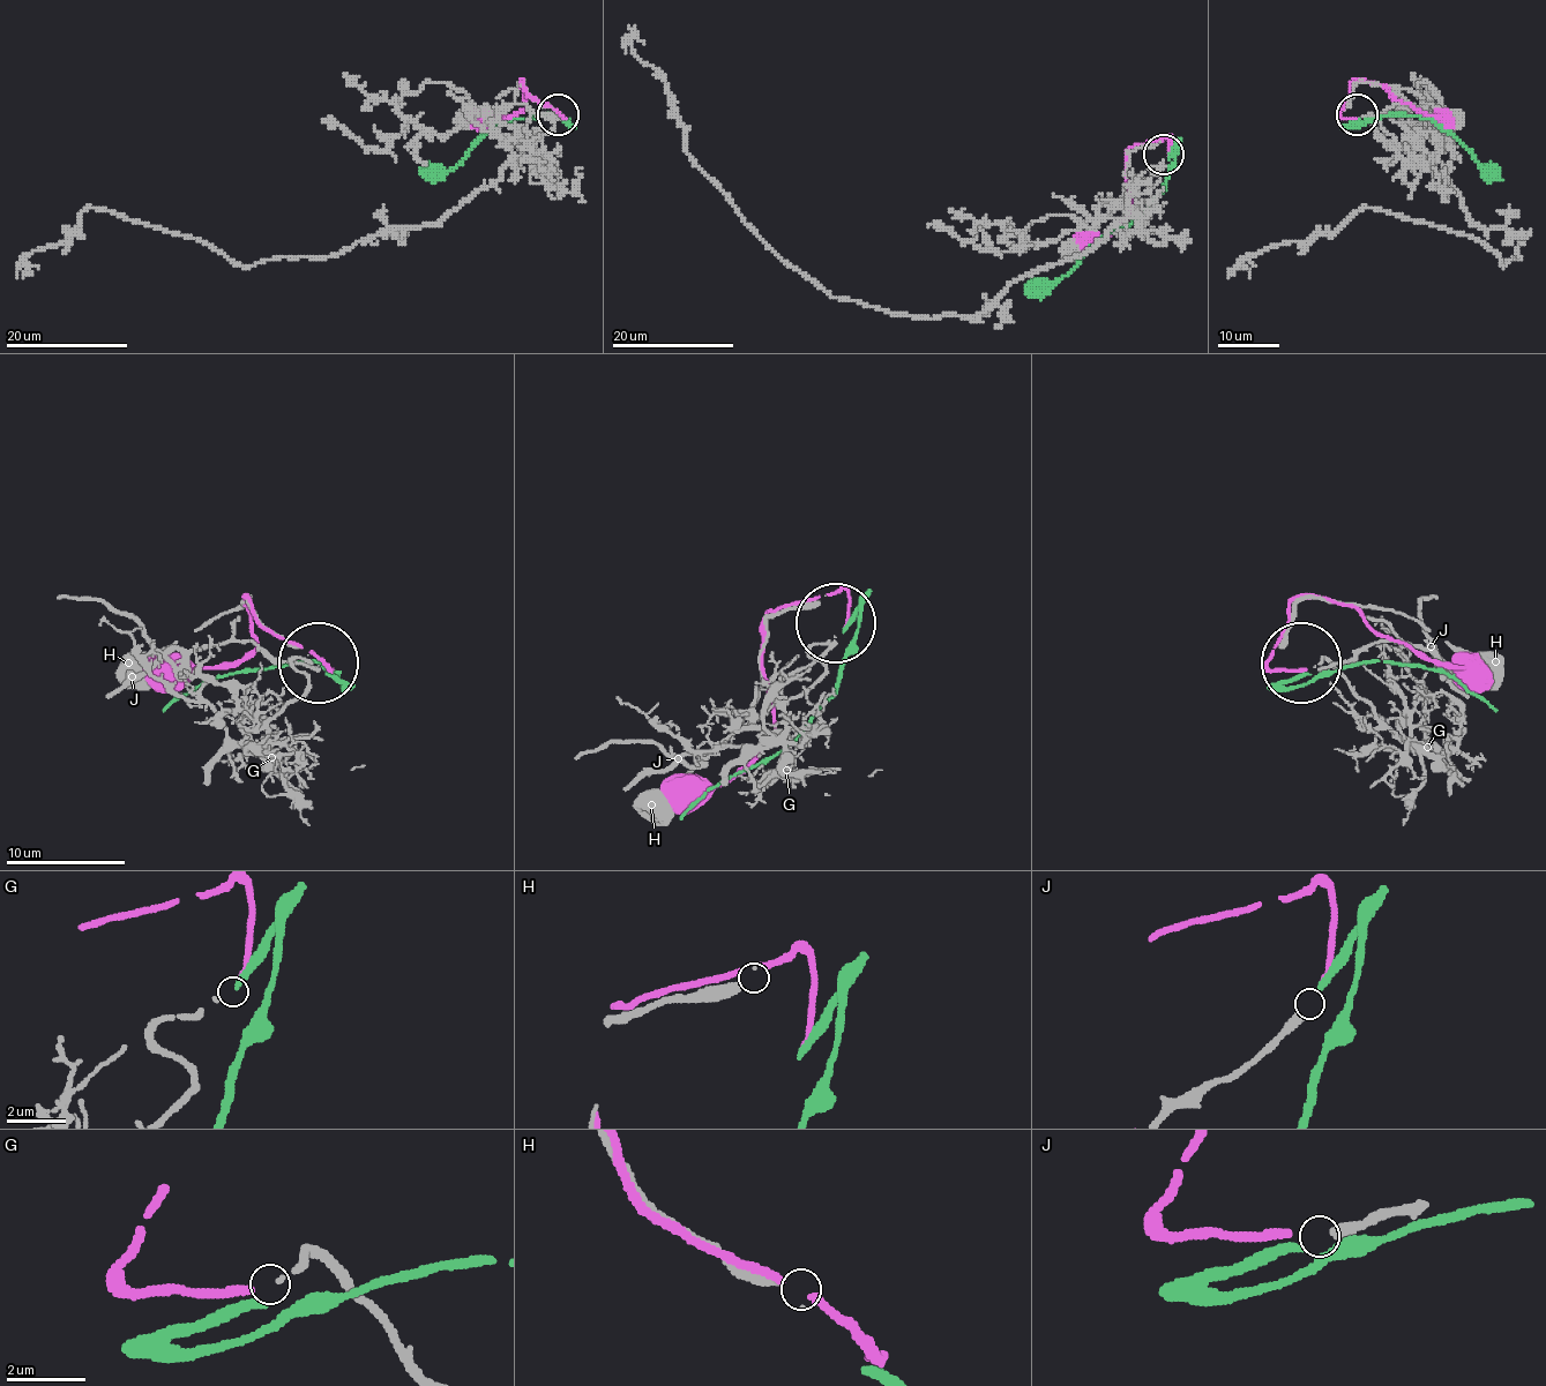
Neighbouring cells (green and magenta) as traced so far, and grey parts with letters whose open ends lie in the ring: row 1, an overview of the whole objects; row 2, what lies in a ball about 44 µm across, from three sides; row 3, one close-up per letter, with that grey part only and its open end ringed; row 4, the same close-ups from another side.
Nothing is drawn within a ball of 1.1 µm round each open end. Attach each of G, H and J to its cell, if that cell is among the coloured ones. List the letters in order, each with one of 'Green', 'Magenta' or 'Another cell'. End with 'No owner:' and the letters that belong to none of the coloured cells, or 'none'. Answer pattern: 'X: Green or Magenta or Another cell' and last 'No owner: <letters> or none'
G: Magenta
H: Another cell
J: Green
No owner: H

